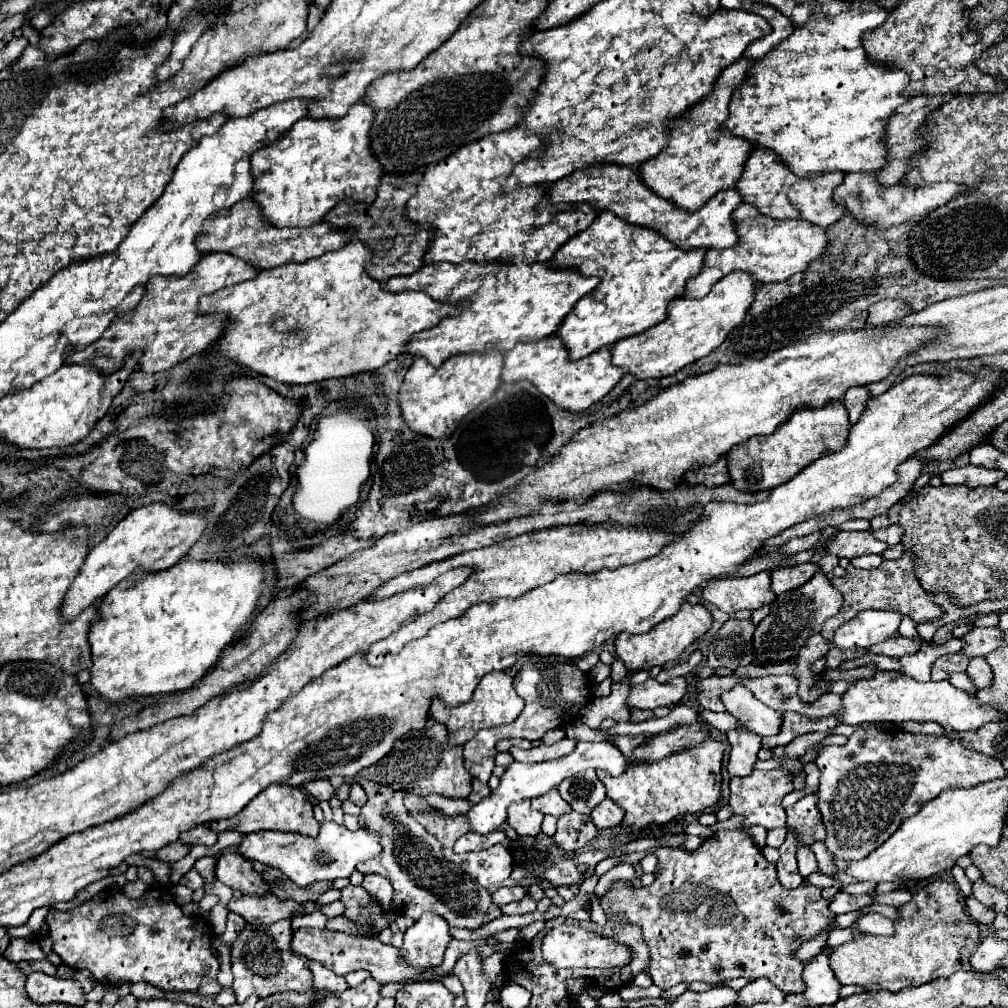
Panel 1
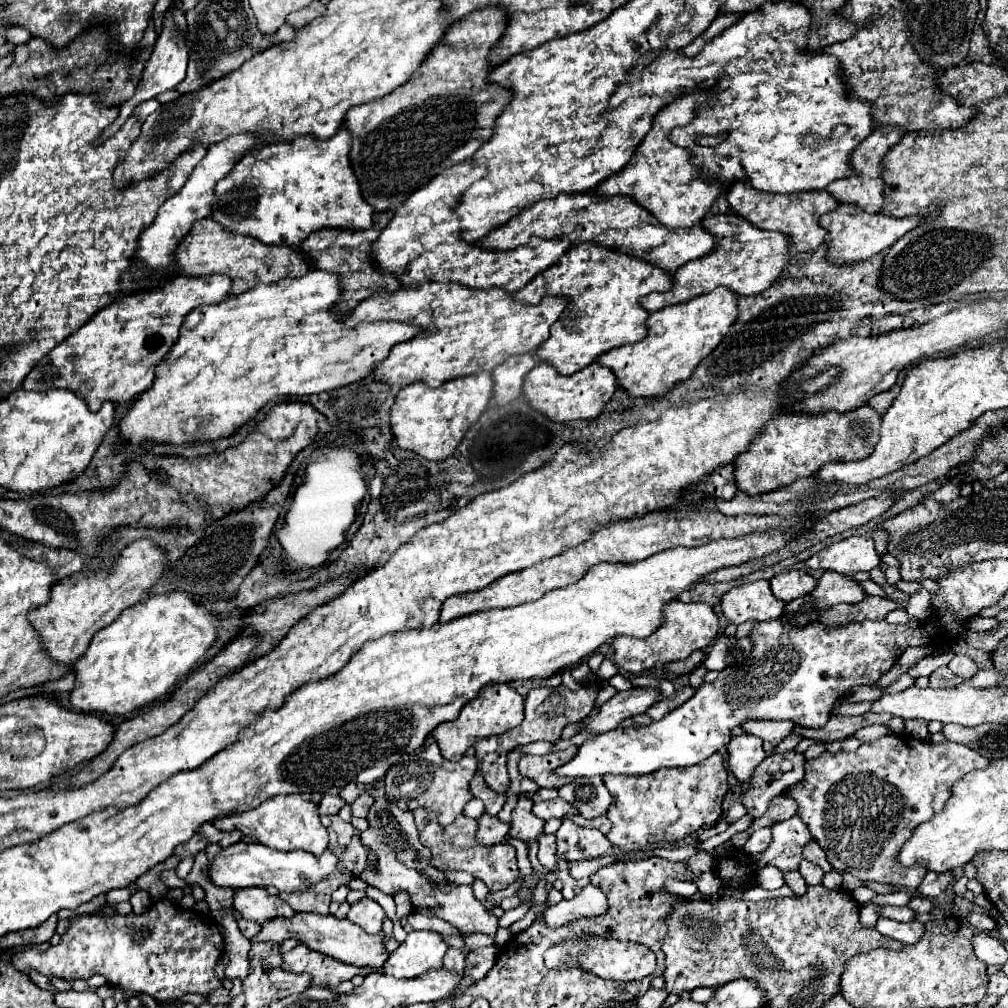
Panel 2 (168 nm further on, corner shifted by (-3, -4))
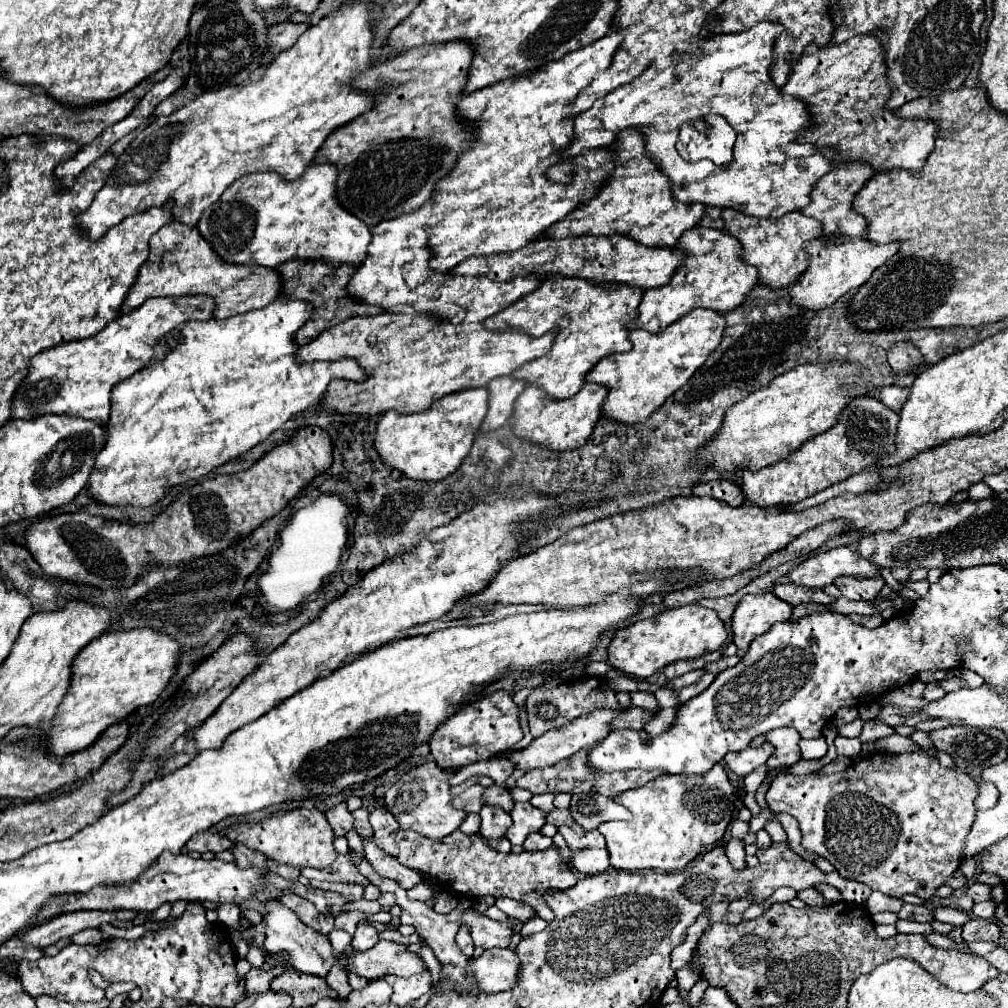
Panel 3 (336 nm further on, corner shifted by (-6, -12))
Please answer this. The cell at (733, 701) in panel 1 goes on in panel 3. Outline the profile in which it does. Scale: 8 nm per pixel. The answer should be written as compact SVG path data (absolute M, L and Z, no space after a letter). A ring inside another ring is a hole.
M791 727L773 729L771 733L767 733L767 741L775 747L767 765L769 767L783 767L783 765L797 763L801 759L801 753L797 747L799 739L801 739L799 733L795 733L795 729L791 729Z

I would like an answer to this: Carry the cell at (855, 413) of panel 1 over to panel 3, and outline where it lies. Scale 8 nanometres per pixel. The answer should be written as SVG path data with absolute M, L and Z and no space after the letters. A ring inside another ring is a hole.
M897 385L883 387L883 389L879 391L879 395L877 395L877 399L879 399L885 407L889 407L891 411L895 411L895 413L901 411L903 403L907 401L907 397L909 397L909 389L907 389L907 387L897 387Z

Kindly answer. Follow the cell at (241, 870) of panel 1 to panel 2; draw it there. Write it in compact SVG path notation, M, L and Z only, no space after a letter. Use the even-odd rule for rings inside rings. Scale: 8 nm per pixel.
M250 887L238 889L234 897L234 909L242 919L262 925L262 921L272 921L276 917L294 917L296 911L288 907L280 897L268 895L266 889Z

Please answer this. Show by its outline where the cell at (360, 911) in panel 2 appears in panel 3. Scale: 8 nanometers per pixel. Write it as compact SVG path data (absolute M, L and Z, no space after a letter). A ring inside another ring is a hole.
M359 919L355 935L353 935L353 943L351 943L353 949L363 951L363 949L373 947L377 941L379 941L379 931L373 927L373 923L367 919Z

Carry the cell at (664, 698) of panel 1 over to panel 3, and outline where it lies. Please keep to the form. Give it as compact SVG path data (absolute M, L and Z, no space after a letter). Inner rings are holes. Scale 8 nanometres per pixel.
M595 709L591 713L585 713L585 715L577 717L575 721L571 721L571 725L565 725L563 729L547 731L545 735L533 739L525 749L519 749L515 753L507 753L507 759L511 759L517 769L525 769L525 771L555 765L555 763L571 757L573 753L577 753L581 749L591 749L597 743L601 743L607 737L607 733L611 731L611 721L615 717L619 717L623 711L625 709Z

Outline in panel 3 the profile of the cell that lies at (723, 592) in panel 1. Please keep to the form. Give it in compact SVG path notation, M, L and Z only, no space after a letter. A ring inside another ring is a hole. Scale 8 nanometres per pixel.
M771 591L761 595L745 595L733 613L733 643L739 649L749 647L749 643L771 629L779 621L789 621L793 607L777 599Z

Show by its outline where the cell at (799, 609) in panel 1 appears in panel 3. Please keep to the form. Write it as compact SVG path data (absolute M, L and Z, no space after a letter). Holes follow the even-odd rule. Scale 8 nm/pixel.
M839 577L835 579L841 595L849 601L873 601L877 599L885 581L879 577L875 579L853 579L853 577Z

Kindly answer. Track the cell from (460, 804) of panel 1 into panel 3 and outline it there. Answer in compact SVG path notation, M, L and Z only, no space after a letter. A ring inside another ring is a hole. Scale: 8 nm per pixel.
M471 813L471 815L461 823L459 829L461 829L463 833L477 833L479 827L481 827L481 817L479 817L477 813Z

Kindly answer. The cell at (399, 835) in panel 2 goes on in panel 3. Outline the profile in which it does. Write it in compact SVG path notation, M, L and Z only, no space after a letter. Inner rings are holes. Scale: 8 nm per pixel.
M469 907L461 913L461 925L467 925L473 937L473 943L483 947L483 949L493 949L493 947L507 947L509 939L513 935L511 927L507 923L493 921L479 913L475 907Z

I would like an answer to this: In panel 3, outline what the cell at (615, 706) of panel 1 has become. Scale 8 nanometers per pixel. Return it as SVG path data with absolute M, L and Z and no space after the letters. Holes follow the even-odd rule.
M659 709L657 715L645 725L645 731L649 733L649 737L657 737L665 729L669 729L675 721L675 713L677 713L675 709Z

